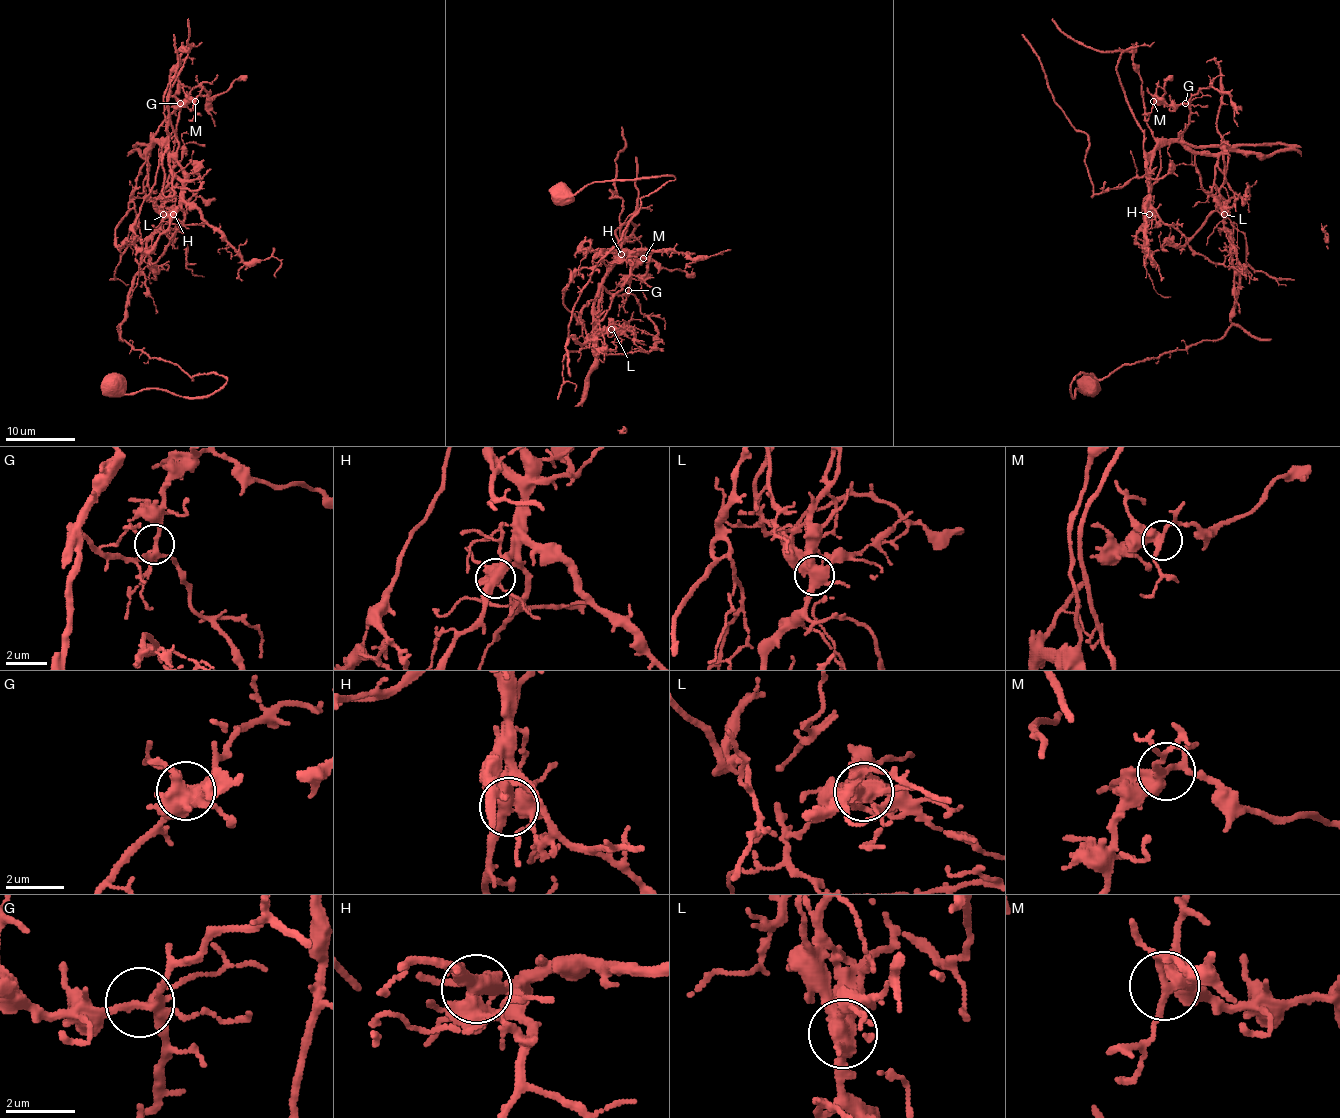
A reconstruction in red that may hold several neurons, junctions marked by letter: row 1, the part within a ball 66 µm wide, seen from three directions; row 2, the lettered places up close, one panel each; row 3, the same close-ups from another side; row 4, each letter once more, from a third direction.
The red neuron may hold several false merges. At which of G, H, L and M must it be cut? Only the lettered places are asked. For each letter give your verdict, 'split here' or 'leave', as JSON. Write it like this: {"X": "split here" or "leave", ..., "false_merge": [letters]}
{"G": "leave", "H": "split here", "L": "split here", "M": "leave", "false_merge": ["H", "L"]}

